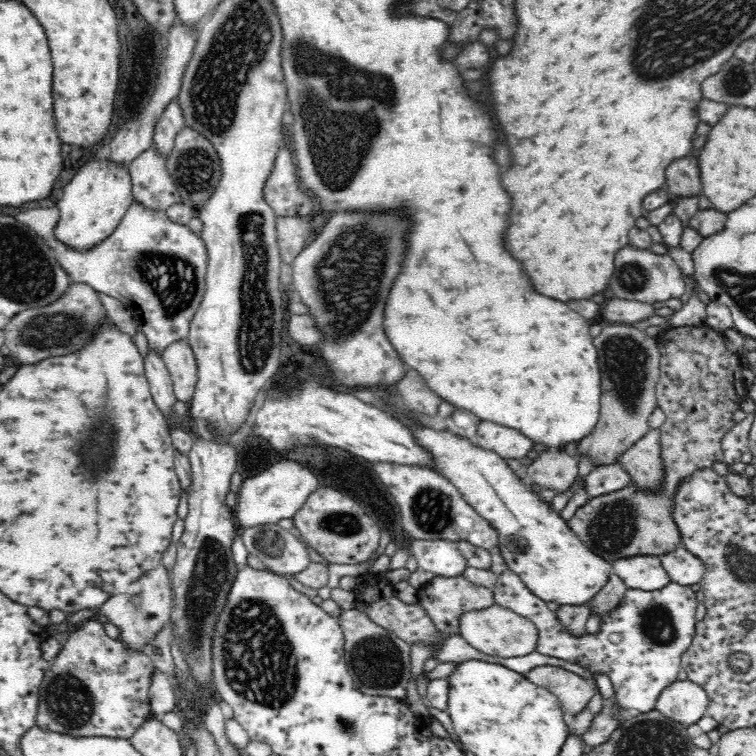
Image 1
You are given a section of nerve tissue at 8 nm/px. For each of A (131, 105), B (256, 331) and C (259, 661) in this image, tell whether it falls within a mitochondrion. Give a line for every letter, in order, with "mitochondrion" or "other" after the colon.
A: other
B: mitochondrion
C: mitochondrion

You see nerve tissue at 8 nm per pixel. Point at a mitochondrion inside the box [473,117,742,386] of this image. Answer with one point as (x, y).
(633, 278)

